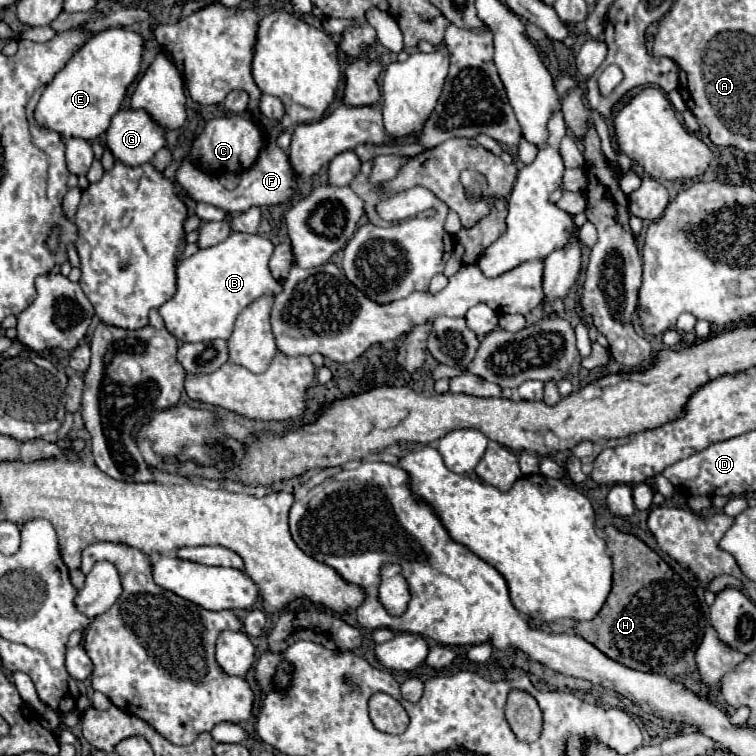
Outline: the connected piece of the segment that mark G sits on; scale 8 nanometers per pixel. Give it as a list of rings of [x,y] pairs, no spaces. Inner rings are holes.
[[[119,110],[105,132],[105,148],[125,166],[143,166],[151,162],[155,152],[163,146],[163,128],[143,110]]]

